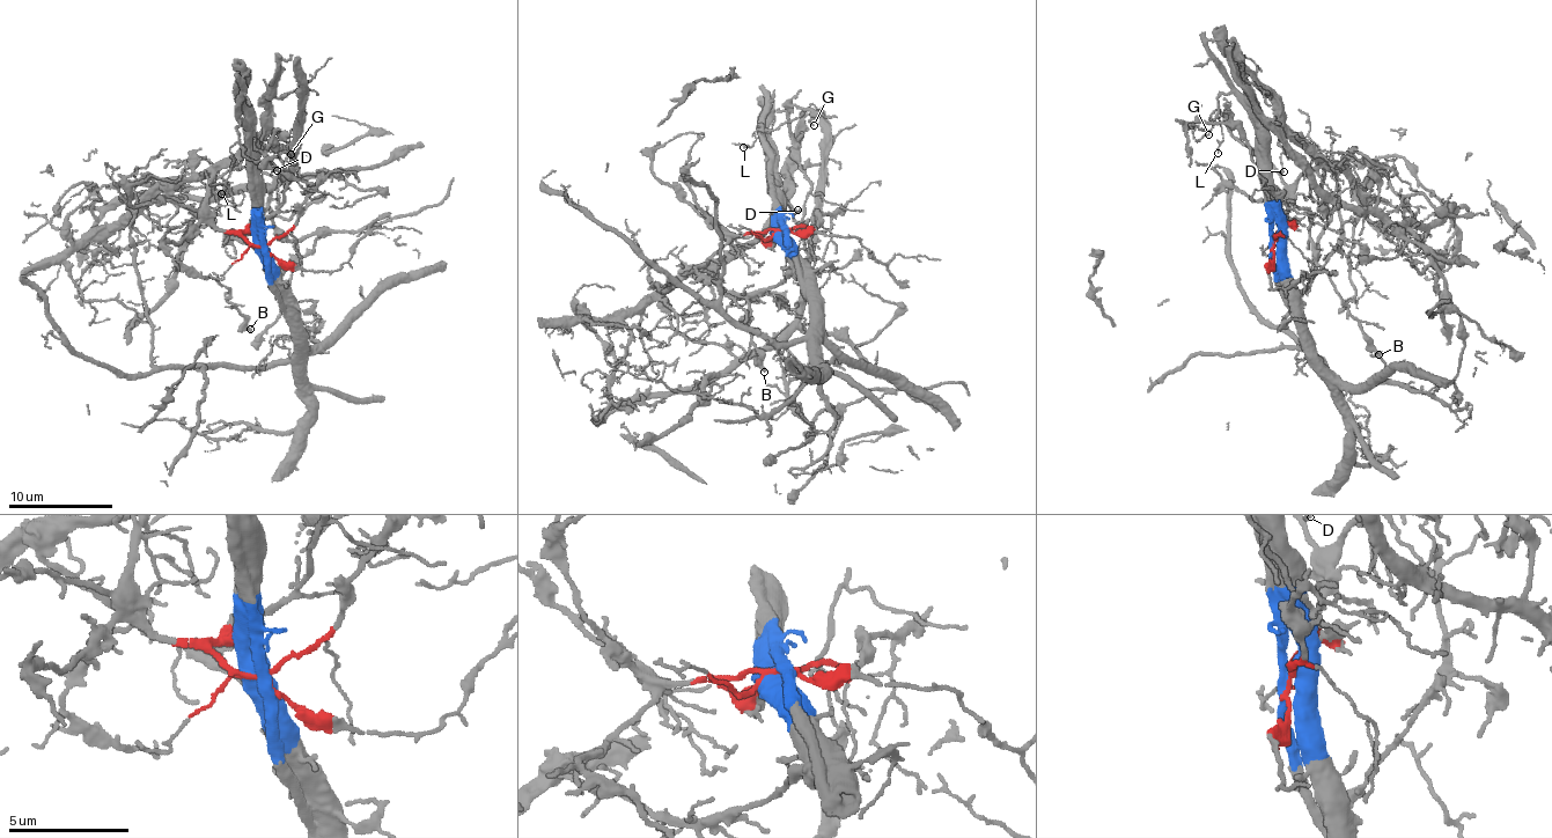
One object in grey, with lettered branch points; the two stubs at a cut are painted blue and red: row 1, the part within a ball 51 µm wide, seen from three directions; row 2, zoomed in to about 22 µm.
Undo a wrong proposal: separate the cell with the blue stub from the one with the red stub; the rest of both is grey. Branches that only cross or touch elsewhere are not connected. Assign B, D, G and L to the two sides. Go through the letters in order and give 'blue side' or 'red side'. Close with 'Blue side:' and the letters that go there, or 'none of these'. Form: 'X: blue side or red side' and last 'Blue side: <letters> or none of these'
B: red side
D: red side
G: blue side
L: blue side
Blue side: G, L

